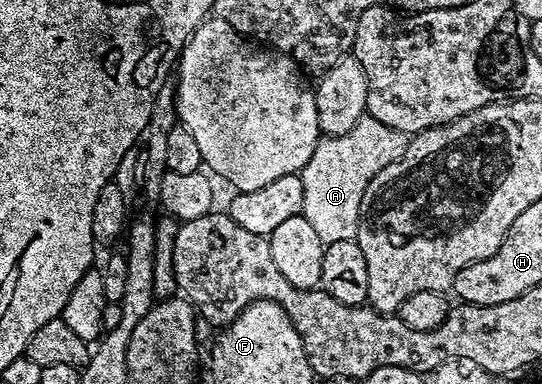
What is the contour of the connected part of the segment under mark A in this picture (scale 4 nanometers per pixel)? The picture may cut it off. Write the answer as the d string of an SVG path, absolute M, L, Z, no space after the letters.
M365 114L345 133L324 136L318 141L314 154L310 154L310 162L306 162L298 175L304 191L302 214L314 226L324 245L356 239L366 186L378 170L386 170L390 162L398 162L406 154L409 139L409 133L394 130L394 126L385 126L378 118Z

